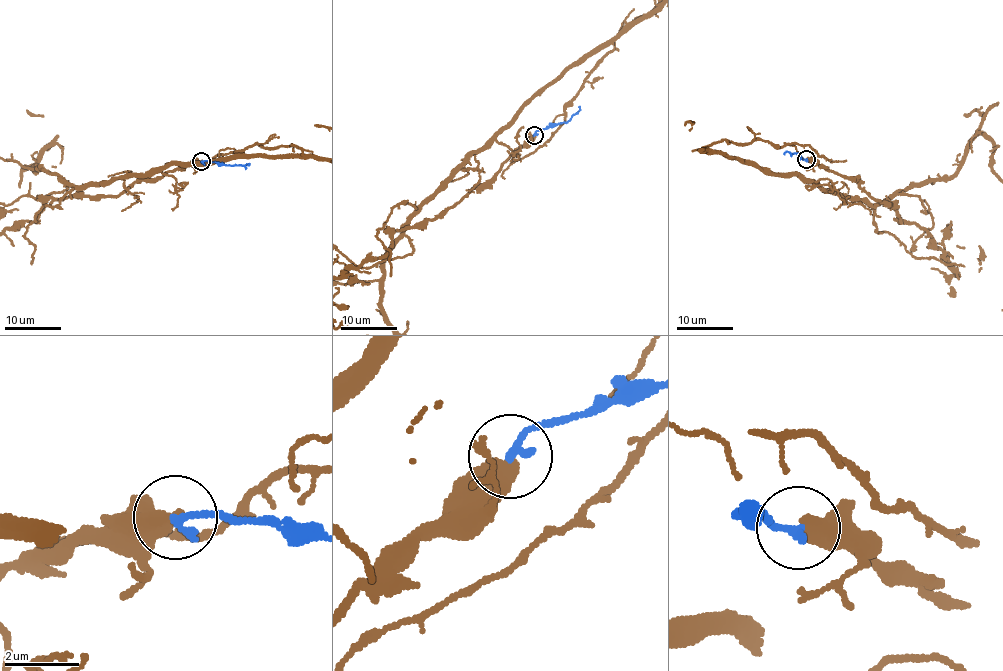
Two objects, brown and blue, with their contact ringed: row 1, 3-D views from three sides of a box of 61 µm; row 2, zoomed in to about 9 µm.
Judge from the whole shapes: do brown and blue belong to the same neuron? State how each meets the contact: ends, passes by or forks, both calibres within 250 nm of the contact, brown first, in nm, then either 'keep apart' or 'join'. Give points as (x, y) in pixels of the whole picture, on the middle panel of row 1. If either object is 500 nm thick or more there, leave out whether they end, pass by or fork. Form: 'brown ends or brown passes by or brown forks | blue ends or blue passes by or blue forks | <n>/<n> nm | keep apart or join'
brown ends | blue ends | 420/240 nm | join

